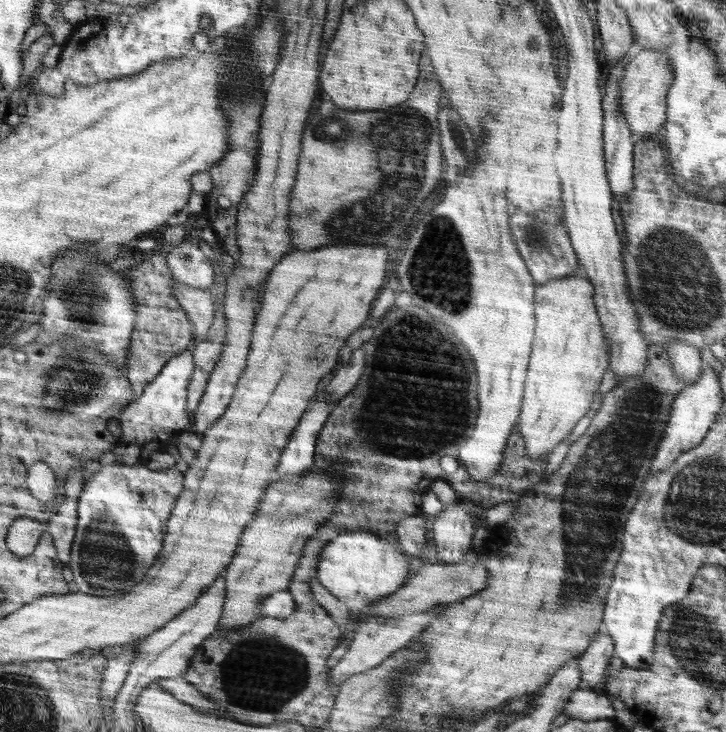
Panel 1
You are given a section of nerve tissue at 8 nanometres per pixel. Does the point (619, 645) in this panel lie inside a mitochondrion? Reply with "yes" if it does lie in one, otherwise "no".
no

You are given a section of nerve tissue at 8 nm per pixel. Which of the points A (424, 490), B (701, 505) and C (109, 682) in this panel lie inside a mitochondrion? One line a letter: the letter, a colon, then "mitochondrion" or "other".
A: other
B: mitochondrion
C: other

